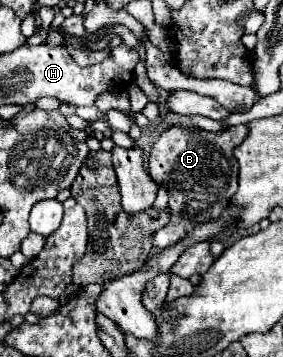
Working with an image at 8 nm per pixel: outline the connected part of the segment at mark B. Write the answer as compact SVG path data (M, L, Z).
M246 125L228 127L218 133L188 133L182 127L170 127L164 131L150 151L150 175L158 185L166 185L170 193L170 223L156 231L154 247L166 249L180 241L180 237L192 227L216 219L222 209L230 203L238 189L238 163L234 161L234 147L240 145L246 137Z

